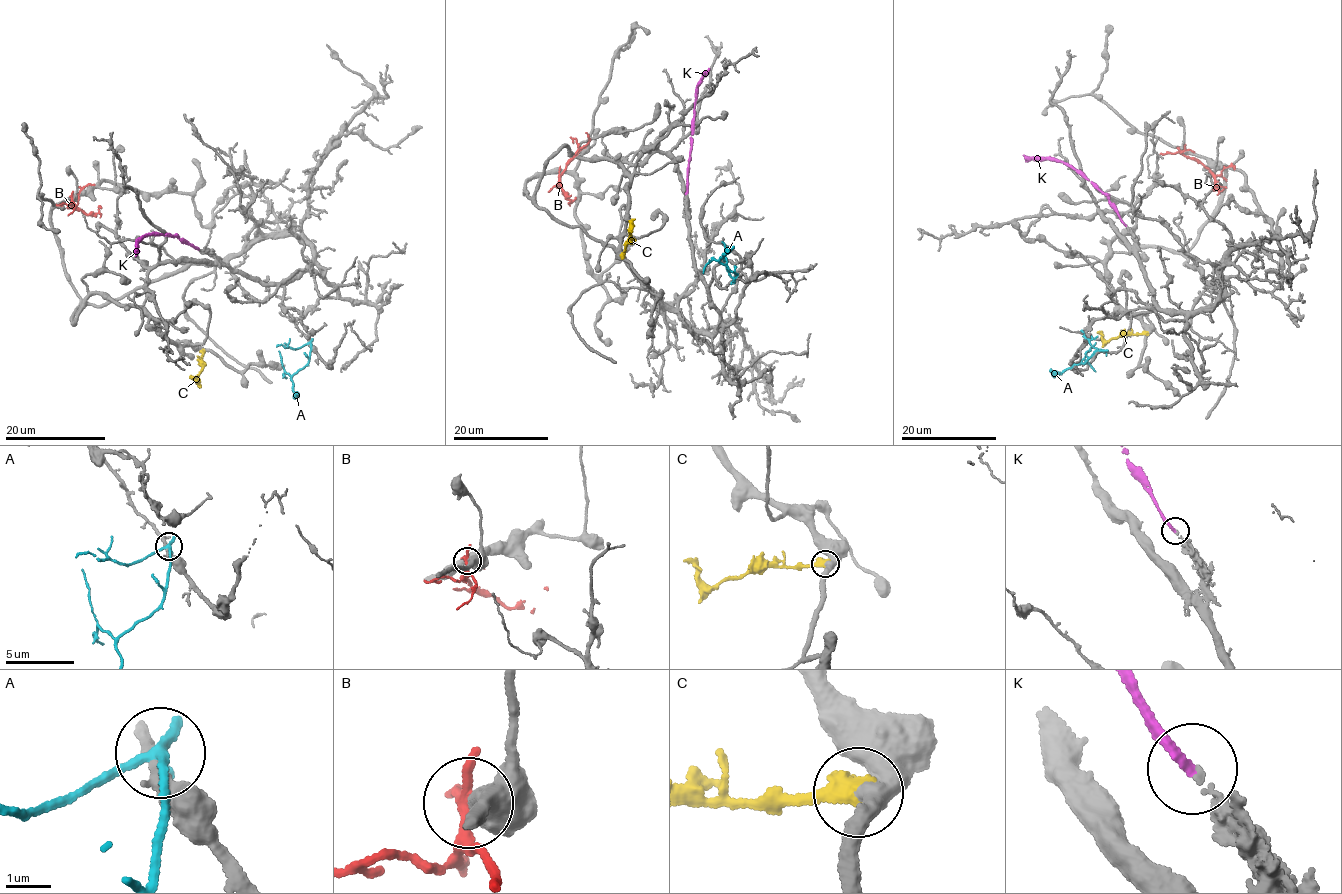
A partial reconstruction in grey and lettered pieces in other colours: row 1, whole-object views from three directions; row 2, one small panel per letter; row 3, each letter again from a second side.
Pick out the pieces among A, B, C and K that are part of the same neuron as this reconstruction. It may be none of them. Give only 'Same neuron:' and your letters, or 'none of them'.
Same neuron: none of them

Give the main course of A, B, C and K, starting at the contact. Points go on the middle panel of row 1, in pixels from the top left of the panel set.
A: (733, 279), (737, 274), (720, 261), (733, 246)
B: (581, 148), (567, 165), (560, 180), (568, 203), (576, 197)
C: (622, 256), (630, 240), (633, 218)
K: (686, 193), (696, 85), (709, 68)

